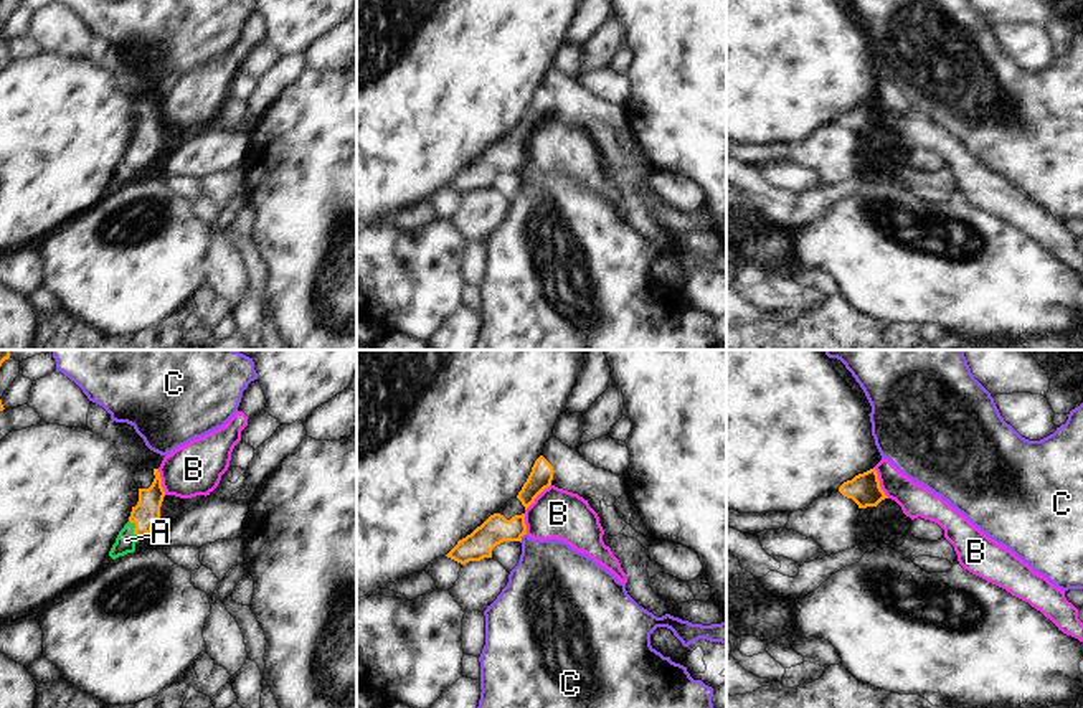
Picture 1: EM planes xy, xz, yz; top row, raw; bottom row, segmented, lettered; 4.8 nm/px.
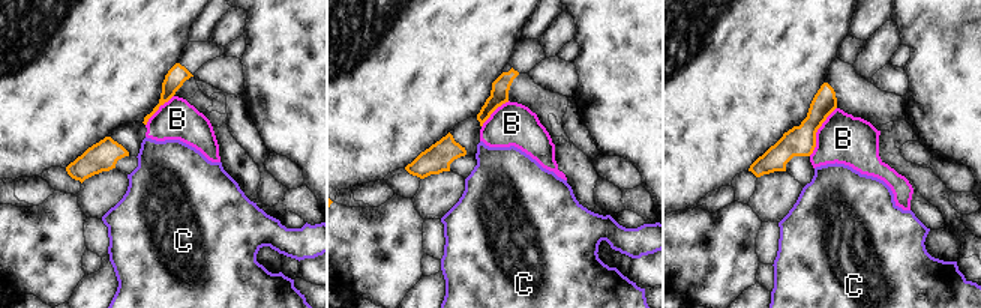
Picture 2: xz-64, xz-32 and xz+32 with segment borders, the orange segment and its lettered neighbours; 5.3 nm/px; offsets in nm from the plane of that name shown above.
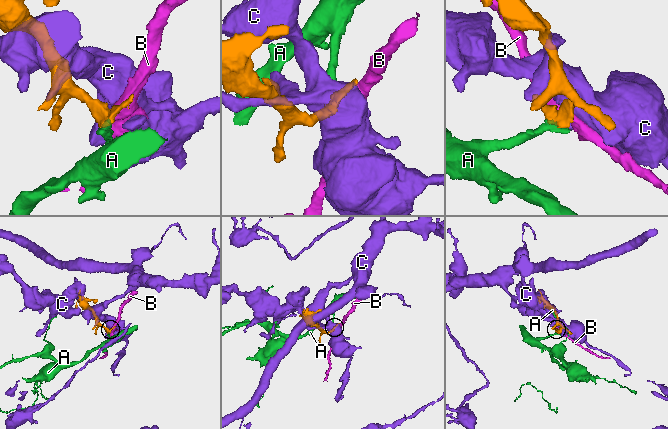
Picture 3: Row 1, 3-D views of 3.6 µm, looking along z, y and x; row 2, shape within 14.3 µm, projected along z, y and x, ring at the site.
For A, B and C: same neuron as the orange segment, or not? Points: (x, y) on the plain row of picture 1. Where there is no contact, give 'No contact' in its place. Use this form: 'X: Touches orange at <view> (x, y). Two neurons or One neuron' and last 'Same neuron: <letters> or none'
A: Touches orange at xy (134, 160). One neuron
B: Touches orange at yz (879, 113). Two neurons
C: Touches orange at xz (520, 169). Two neurons
Same neuron: A.

